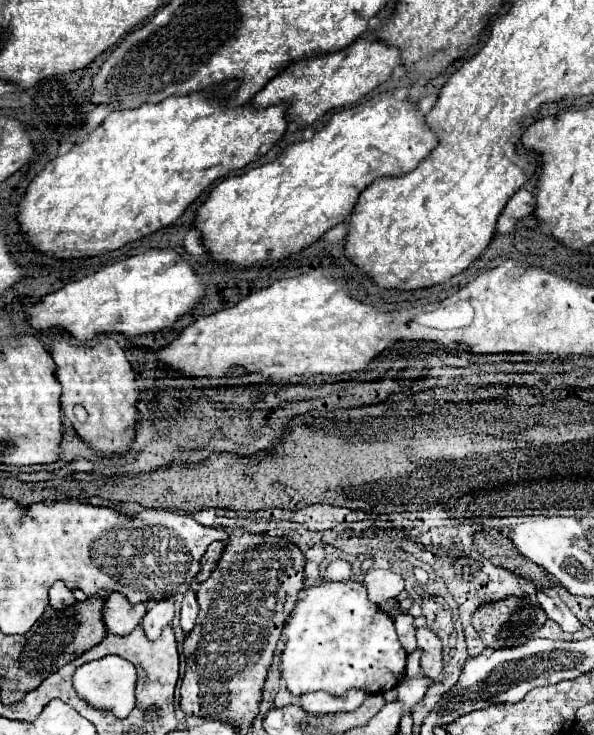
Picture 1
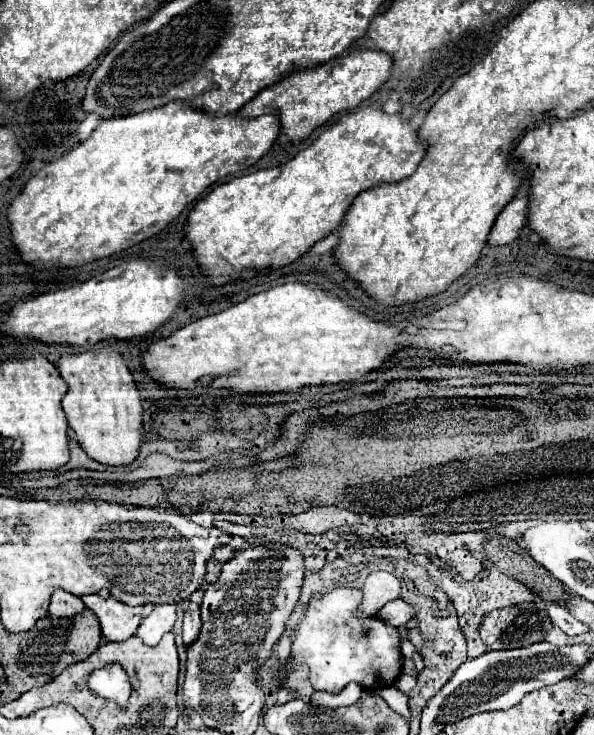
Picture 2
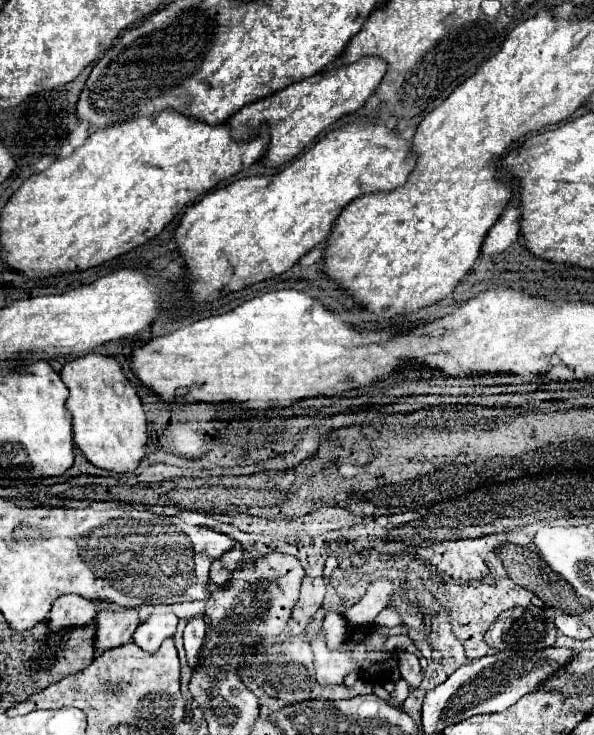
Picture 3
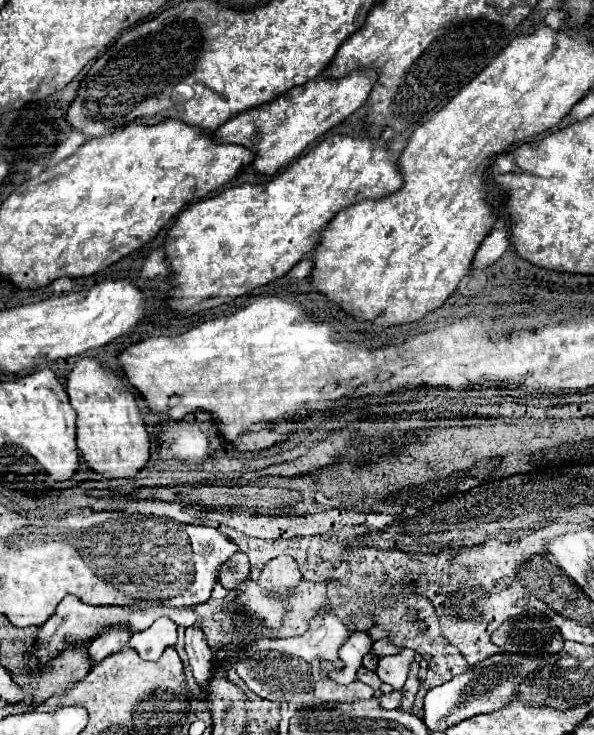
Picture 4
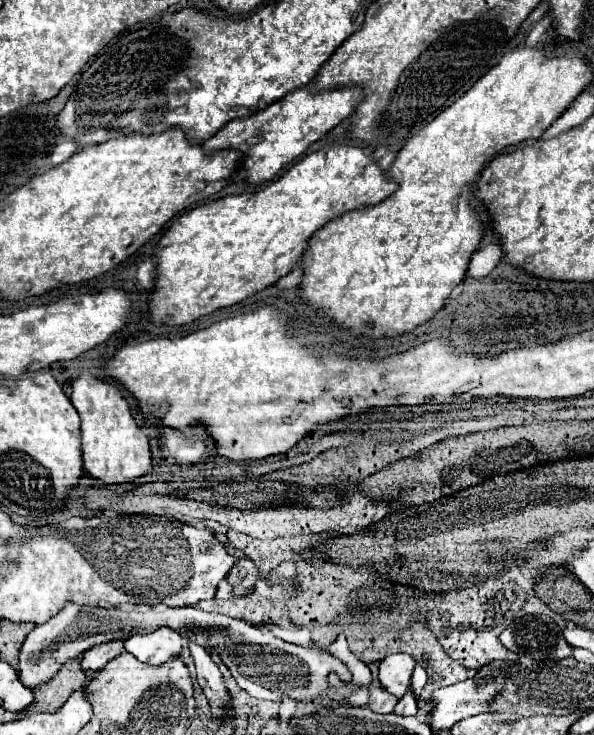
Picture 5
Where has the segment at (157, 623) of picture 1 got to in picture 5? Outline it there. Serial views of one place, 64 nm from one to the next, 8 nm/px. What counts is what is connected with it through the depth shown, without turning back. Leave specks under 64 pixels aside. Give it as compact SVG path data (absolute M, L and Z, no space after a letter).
M162 626L150 634L134 634L126 640L126 652L134 654L140 662L146 664L164 664L168 658L178 656L182 650L182 636Z

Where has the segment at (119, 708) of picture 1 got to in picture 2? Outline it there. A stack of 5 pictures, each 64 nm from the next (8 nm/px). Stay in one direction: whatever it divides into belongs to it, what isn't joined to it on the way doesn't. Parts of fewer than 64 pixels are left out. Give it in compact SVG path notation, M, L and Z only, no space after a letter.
M106 664L104 668L96 668L86 676L88 690L102 698L112 700L120 706L126 706L132 694L132 684L128 672L120 664Z

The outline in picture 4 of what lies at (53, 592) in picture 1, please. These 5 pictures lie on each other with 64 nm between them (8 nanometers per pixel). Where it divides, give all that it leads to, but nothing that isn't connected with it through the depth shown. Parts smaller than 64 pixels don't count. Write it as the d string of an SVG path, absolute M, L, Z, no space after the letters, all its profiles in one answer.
M70 594L58 604L56 612L48 618L48 622L44 626L40 626L40 632L36 636L38 646L32 652L40 658L40 662L46 664L48 656L56 656L56 652L62 652L70 644L80 644L80 642L88 642L88 640L96 638L110 624L130 624L132 632L136 632L136 630L148 628L158 614L160 612L156 612L156 610L152 610L152 612L136 612L134 610L132 612L122 606L92 606L92 604L84 604L82 600L76 600L76 596Z

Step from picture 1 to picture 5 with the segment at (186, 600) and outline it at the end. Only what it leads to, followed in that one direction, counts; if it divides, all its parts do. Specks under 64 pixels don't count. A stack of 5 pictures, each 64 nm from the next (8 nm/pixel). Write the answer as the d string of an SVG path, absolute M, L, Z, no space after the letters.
M188 640L188 648L196 666L196 680L200 684L200 688L204 690L206 698L210 700L210 708L212 708L212 716L214 718L222 718L224 716L224 708L228 706L228 690L224 686L224 678L222 672L218 670L218 666L214 664L212 656L208 654L208 650L200 644L196 644L194 640Z

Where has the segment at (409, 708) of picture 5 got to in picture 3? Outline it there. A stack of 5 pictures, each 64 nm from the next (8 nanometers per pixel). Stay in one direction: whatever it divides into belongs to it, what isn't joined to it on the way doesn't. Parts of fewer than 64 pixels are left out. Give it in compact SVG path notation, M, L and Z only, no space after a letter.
M396 652L398 656L398 670L400 674L410 682L410 688L416 688L422 680L422 672L420 672L420 664L418 664L418 656L410 654L410 652Z

